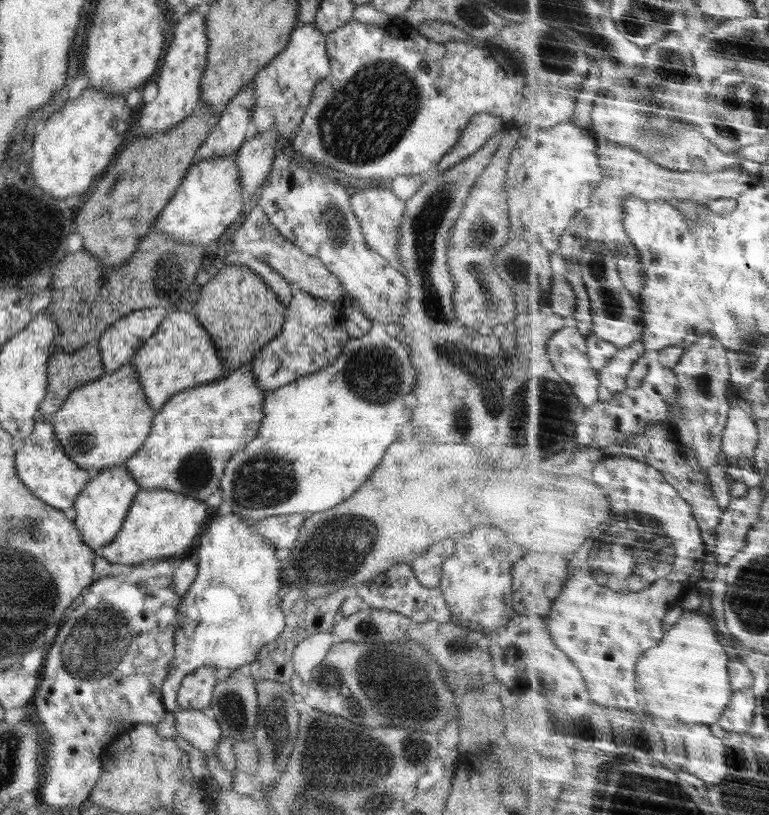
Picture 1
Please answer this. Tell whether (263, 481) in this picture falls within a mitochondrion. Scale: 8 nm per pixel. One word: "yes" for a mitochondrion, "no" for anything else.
yes

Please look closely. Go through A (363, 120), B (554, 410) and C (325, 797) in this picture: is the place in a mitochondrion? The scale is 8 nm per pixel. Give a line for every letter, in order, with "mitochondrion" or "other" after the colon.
A: mitochondrion
B: mitochondrion
C: mitochondrion

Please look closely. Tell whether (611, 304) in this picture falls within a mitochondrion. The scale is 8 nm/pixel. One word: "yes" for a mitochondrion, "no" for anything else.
yes

